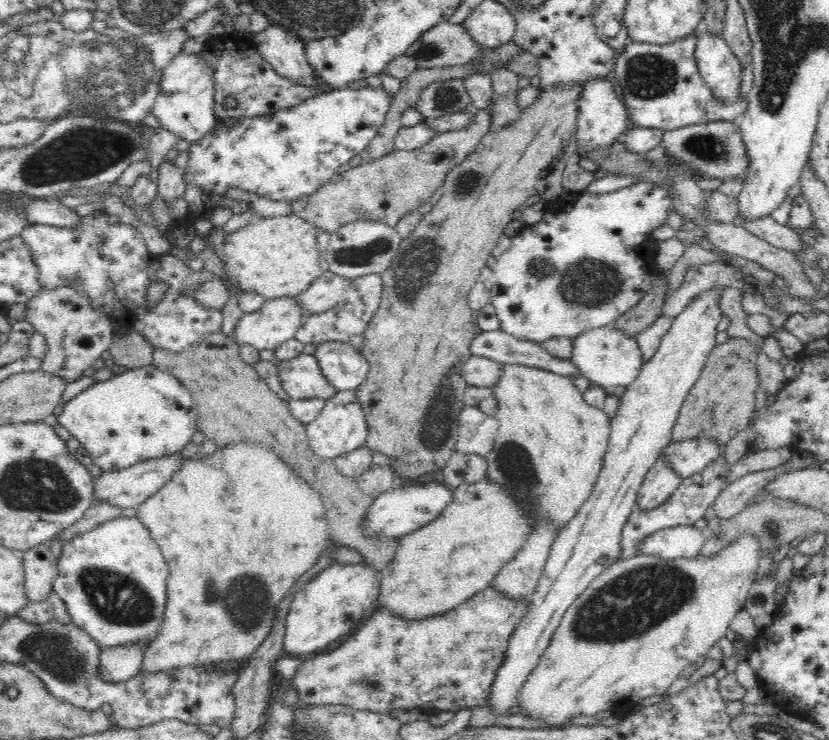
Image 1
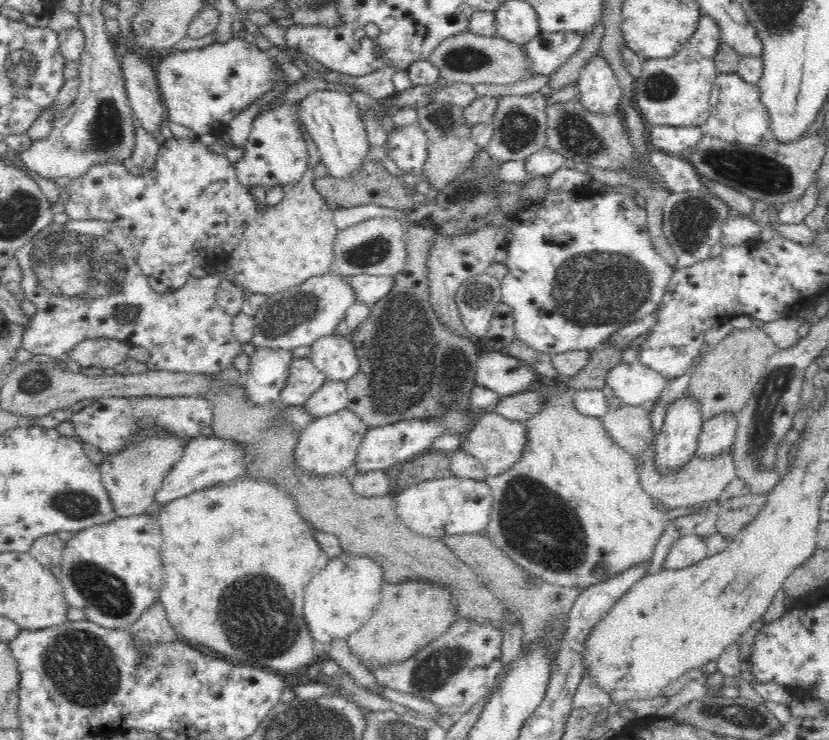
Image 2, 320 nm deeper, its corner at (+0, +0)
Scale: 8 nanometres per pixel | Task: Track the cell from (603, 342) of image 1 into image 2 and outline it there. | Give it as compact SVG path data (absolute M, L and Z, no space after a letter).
M639 360L633 363L621 361L618 365L609 372L606 384L626 405L642 406L656 402L663 395L662 392L669 387L670 380Z

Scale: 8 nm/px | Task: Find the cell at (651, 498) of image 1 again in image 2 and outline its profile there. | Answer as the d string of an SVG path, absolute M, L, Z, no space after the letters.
M684 392L667 407L665 419L656 438L656 467L660 473L669 473L684 466L697 452L698 436L703 426L702 411L698 409L698 401Z

